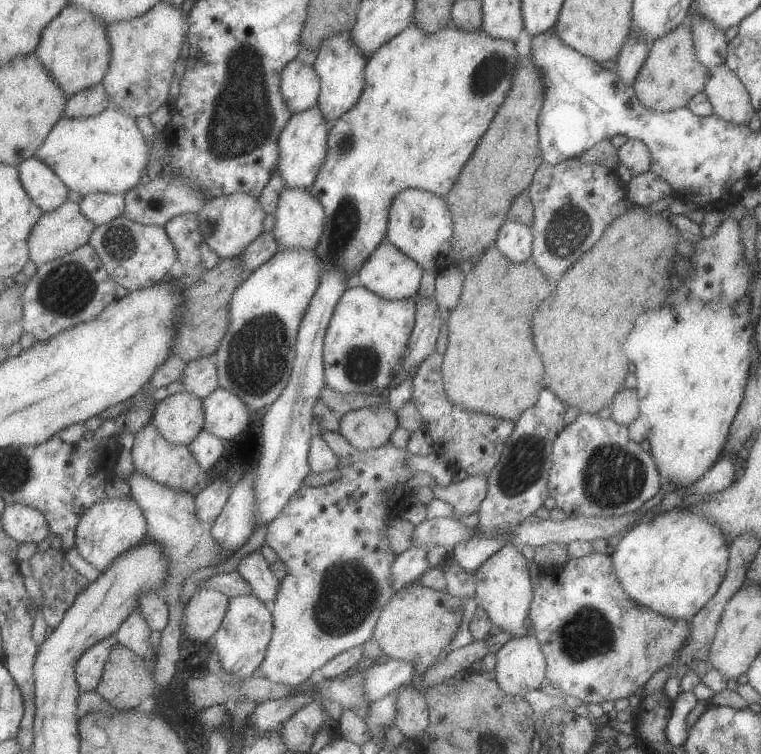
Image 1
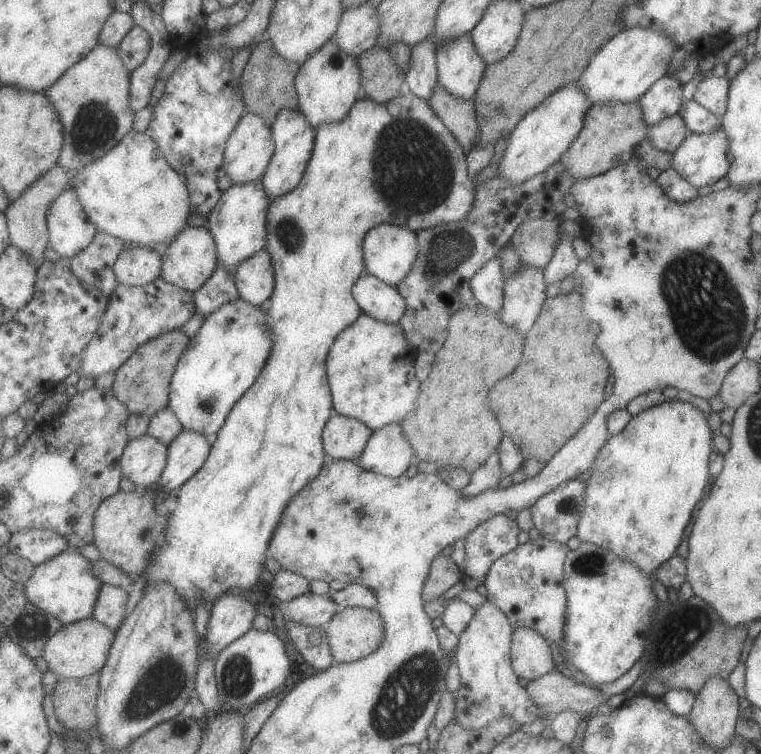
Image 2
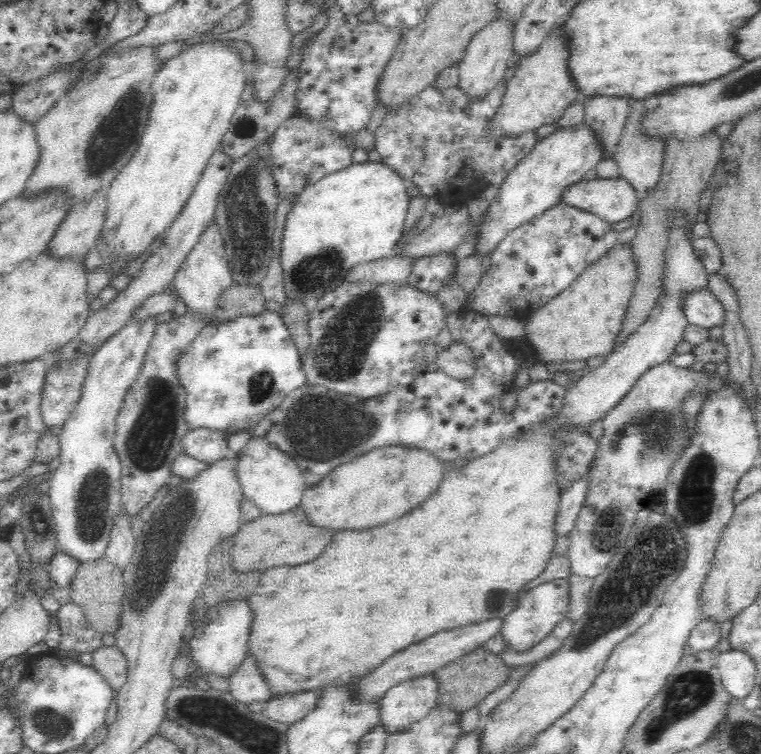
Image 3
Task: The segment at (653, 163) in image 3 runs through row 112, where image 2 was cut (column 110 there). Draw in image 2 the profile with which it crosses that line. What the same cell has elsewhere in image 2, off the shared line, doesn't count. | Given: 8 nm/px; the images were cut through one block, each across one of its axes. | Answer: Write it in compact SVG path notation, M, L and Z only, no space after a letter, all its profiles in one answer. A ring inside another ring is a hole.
M93 617L71 625L65 624L47 642L44 660L48 668L60 678L81 680L93 674L101 674L110 658L110 650L116 638L115 631Z

